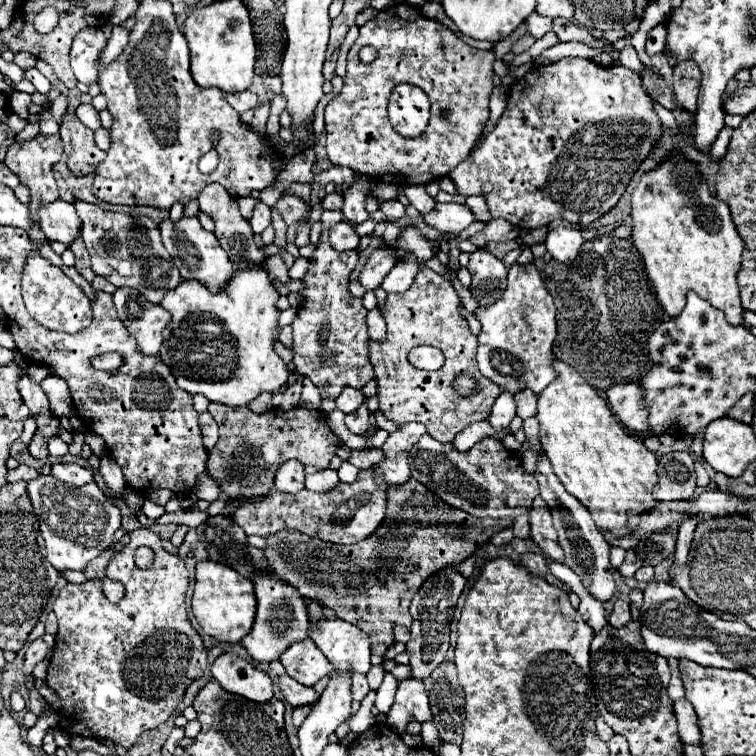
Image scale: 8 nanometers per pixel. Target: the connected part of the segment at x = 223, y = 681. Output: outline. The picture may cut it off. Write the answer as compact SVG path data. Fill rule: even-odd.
M220 654L212 664L212 676L226 692L254 702L268 702L274 696L272 678L236 654Z

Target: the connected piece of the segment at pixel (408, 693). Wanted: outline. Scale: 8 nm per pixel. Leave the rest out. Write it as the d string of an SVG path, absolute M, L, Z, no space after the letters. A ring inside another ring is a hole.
M414 678L400 680L396 700L388 712L388 724L394 730L402 732L410 720L426 722L430 718L432 718L432 714L430 714L424 682L414 680Z

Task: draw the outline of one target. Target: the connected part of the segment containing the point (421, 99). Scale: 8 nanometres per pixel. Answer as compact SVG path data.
M398 84L388 104L390 124L406 138L420 136L430 118L430 101L423 90L412 84Z

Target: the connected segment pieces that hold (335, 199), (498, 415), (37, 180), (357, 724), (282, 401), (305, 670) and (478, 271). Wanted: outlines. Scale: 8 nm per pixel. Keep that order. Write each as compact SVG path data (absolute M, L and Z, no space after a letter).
M338 192L326 194L322 198L322 208L326 208L326 210L340 210L342 208L342 194L338 194Z
M502 392L498 396L498 400L494 402L494 408L492 408L490 416L488 416L488 422L496 432L502 432L502 430L506 430L510 426L514 416L516 416L514 396L512 396L512 392Z
M38 134L36 138L28 140L28 142L22 142L22 144L14 142L14 144L8 148L6 158L4 158L4 162L8 164L8 168L10 168L12 172L16 172L16 174L20 176L20 180L22 180L24 184L28 184L28 188L30 188L30 194L32 194L32 200L30 200L30 214L32 214L32 218L34 218L36 224L34 224L34 228L32 228L28 234L30 234L30 238L32 238L34 242L46 242L46 236L44 236L42 230L38 228L36 208L40 208L42 204L52 202L52 200L58 198L58 188L56 188L56 182L54 182L54 176L52 176L52 166L62 158L62 154L64 154L64 146L62 146L62 140L60 140L58 134L56 134L56 136Z
M370 690L368 696L362 700L360 710L350 718L350 730L352 730L354 734L362 734L364 730L368 730L370 726L376 724L376 718L374 718L372 712L370 712L372 706L374 706L374 696L376 696L376 692Z
M298 380L298 382L290 384L286 390L274 394L274 398L272 398L272 400L274 400L274 406L276 406L276 408L282 408L282 410L296 408L298 402L300 402L300 392L302 392L302 384L300 384L300 380Z
M310 638L292 644L280 656L280 662L286 674L304 686L314 686L322 676L334 672L334 666L326 660L326 656L316 648Z
M474 250L470 254L468 270L472 274L470 294L480 308L494 304L506 290L506 266L490 250Z

